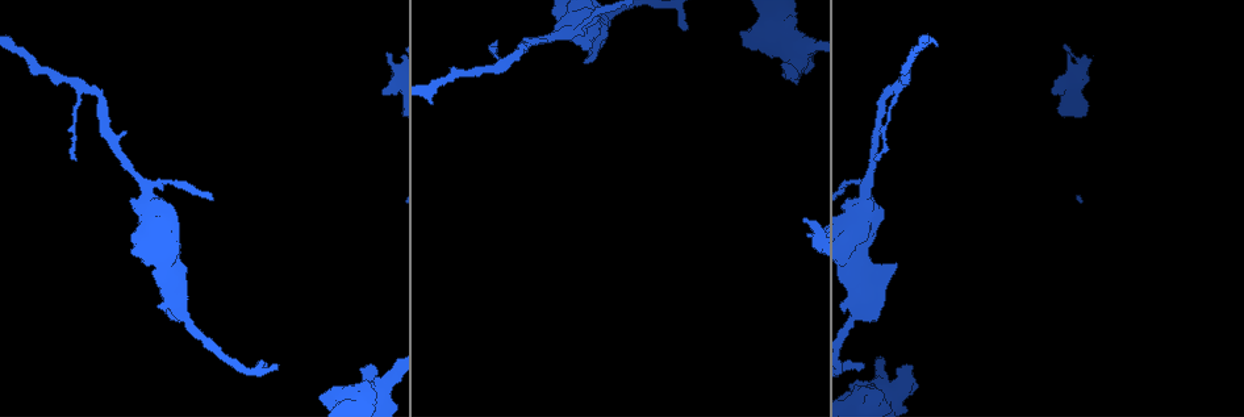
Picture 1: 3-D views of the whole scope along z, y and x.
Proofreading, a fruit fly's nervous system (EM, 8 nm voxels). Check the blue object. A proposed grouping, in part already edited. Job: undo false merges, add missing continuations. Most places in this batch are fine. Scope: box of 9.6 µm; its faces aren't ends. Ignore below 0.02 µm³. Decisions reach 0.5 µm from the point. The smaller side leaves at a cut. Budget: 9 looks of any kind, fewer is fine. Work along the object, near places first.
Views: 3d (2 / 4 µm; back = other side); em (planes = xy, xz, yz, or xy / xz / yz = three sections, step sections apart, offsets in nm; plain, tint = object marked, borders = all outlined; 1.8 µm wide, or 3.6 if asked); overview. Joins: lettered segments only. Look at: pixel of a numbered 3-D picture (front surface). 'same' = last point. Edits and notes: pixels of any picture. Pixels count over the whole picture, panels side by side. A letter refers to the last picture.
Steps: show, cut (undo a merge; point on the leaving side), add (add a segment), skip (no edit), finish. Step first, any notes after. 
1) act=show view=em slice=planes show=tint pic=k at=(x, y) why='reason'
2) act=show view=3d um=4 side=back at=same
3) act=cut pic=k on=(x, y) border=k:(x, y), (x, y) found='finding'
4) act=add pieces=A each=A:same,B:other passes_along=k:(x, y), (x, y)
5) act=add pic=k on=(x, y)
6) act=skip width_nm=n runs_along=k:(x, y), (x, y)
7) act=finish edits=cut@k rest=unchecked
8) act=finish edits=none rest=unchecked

act=show view=3d um=2 pic=1 at=(261, 363) why='an open end'

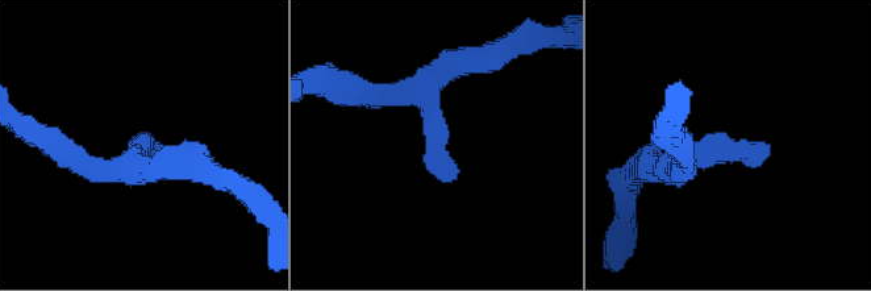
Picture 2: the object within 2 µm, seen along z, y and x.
act=show view=em slice=planes show=borders pic=2 at=(445, 182) why='shape alone is not enough'

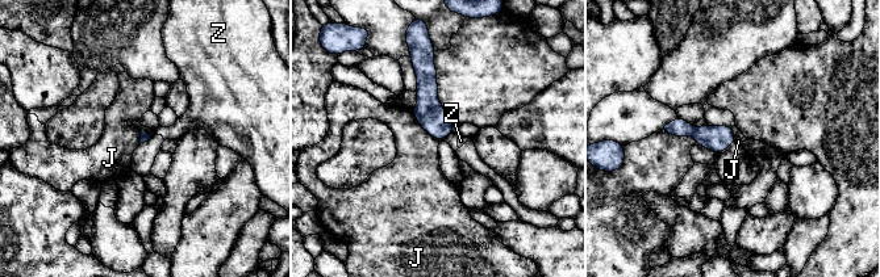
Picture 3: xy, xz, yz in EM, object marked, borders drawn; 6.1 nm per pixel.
act=skip longest_contact=J:260nm each=J:other,Z:other found='no lettered segment goes on from it'

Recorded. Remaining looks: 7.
act=show view=3d um=4 pic=1 at=(910, 365) why='branch stops here'

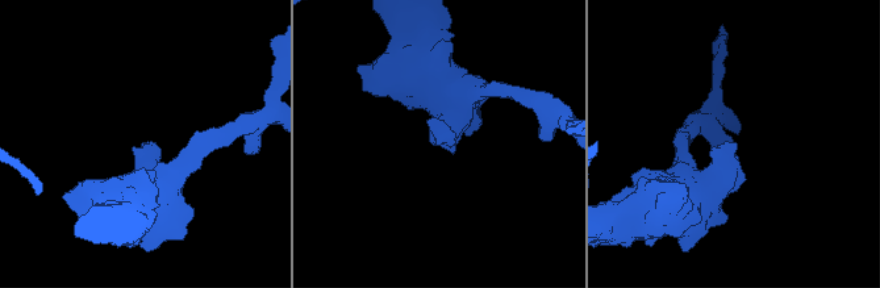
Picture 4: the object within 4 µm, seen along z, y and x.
act=show view=em slice=planes show=borders pic=4 at=(436, 140)

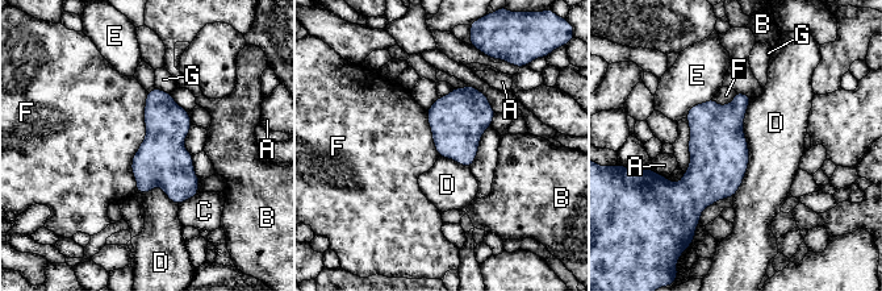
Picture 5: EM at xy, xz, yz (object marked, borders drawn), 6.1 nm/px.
act=skip width_nm=320 each=A:other,B:other,C:other,D:other,E:other,F:other,G:other border=5:(147, 92), (137, 192) found='none of them fits'

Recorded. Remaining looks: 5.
act=show view=em slice=xy step=8 show=tint pic=1 at=(1054, 93) why='an open end'

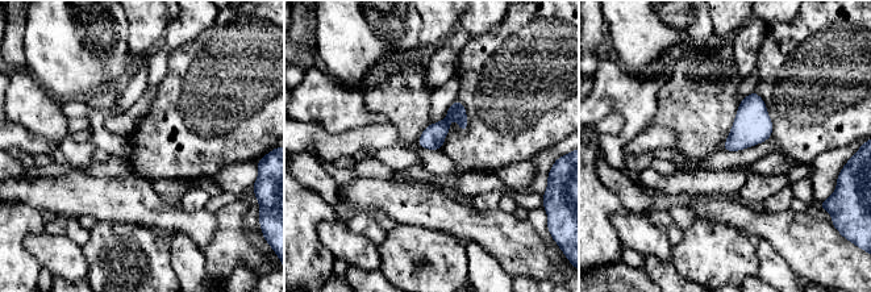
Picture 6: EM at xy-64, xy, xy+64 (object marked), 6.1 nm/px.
act=show view=em slice=planes show=borders at=same why='cut it another way'

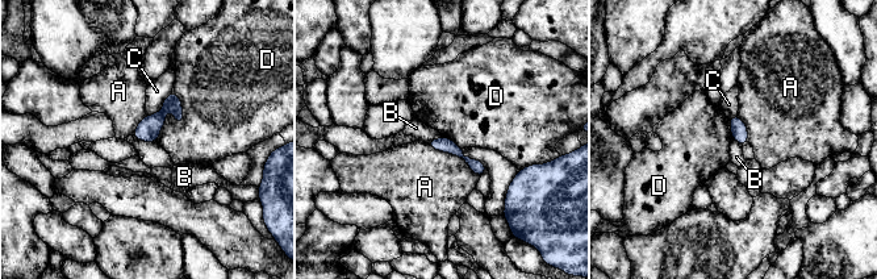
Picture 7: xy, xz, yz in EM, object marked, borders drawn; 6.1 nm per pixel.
act=skip each=A:other,B:other,C:other,D:other found='no lettered segment goes on from it'

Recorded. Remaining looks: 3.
act=show view=3d um=4 pic=1 at=(867, 187) why='side arm on a straight run'

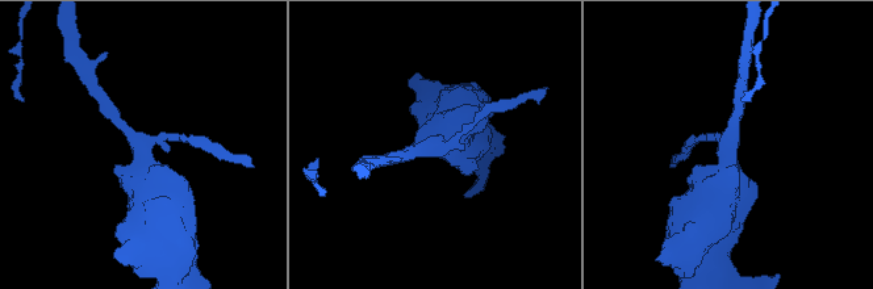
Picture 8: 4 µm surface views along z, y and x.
act=show view=em um=3.6 slice=yz step=8 show=tint pic=8 at=(732, 147) arms=3

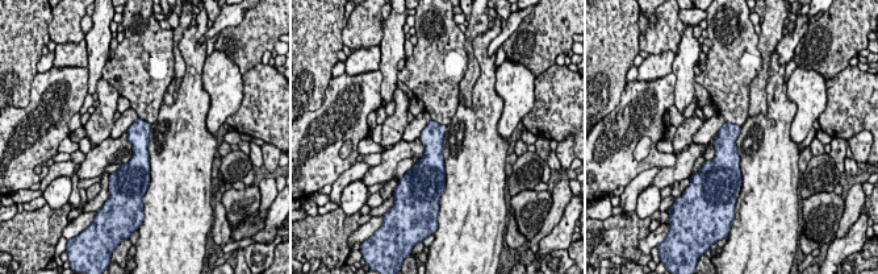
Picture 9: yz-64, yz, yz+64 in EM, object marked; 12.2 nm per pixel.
act=show view=em um=3.6 slice=xz step=8 show=borders at=same why='cut it another way'

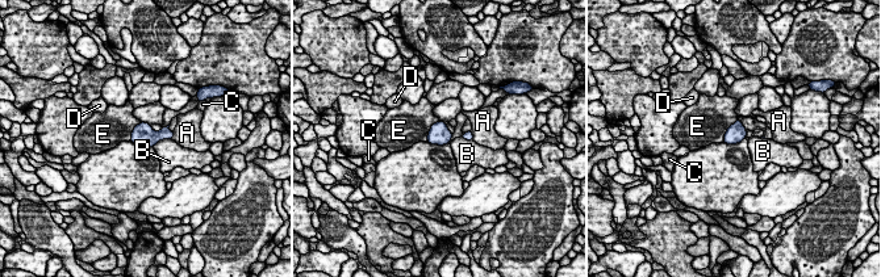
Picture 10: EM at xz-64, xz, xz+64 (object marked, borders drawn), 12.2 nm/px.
act=skip longest_contact=E:300nm each=A:other,B:other,C:other,D:other,E:other found='all the same neuron'

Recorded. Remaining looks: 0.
act=finish edits=none rest=unchecked

